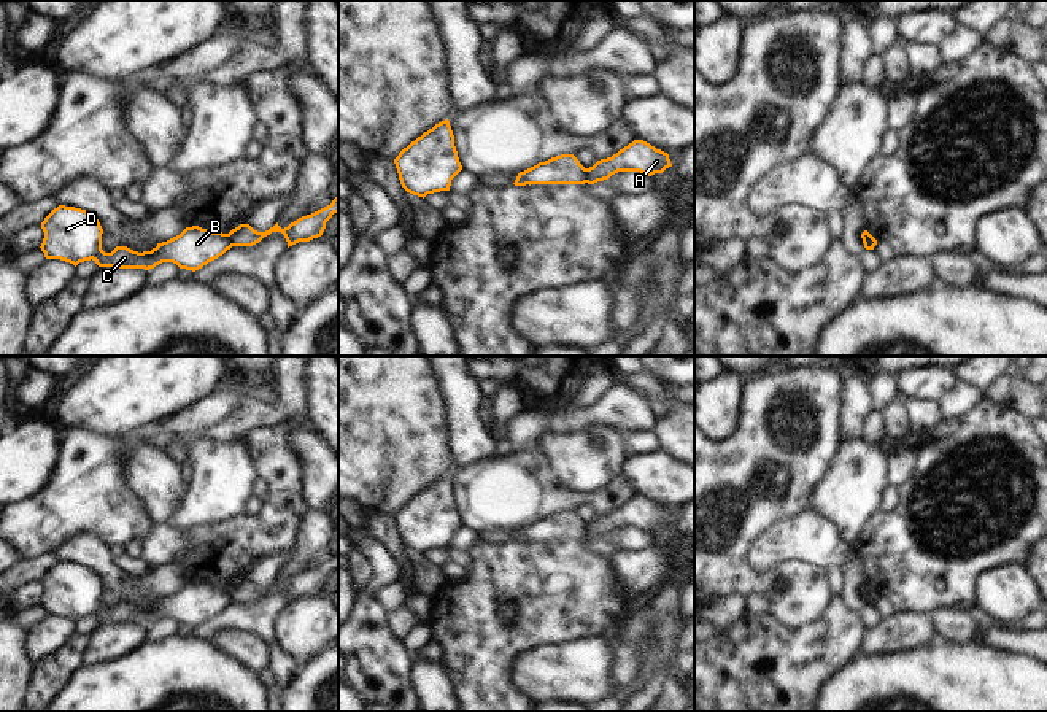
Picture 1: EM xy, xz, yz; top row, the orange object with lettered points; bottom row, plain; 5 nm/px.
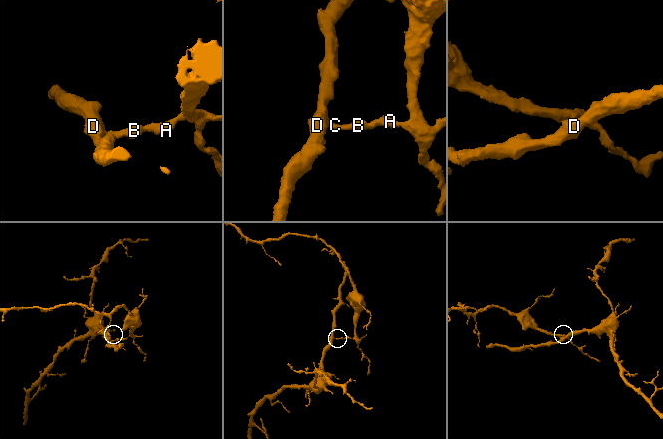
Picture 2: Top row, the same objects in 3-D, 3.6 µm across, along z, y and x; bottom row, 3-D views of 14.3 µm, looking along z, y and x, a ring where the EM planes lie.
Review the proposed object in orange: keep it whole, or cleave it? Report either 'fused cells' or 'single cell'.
fused cells

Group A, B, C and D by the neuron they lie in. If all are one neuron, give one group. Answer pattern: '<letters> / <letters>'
A / B C D

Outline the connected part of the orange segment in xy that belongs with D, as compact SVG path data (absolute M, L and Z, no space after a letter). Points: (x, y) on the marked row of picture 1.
M59 205L41 222L44 238L41 251L46 259L60 259L75 267L94 261L99 267L154 269L173 262L180 269L199 270L232 248L227 234L199 226L186 227L180 235L157 243L151 251L133 251L116 246L111 253L102 250L103 229L97 216L86 210Z

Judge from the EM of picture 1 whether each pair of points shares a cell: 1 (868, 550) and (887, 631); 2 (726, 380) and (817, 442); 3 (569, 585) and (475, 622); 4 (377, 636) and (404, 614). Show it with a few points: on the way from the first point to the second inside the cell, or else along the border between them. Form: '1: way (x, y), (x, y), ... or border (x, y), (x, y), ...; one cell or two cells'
1: border (898, 611), (923, 611), (928, 614); two cells
2: border (744, 383), (739, 423), (736, 426); two cells
3: way (544, 585), (504, 585), (493, 596); one cell
4: border (386, 615), (390, 633), (401, 641); two cells

